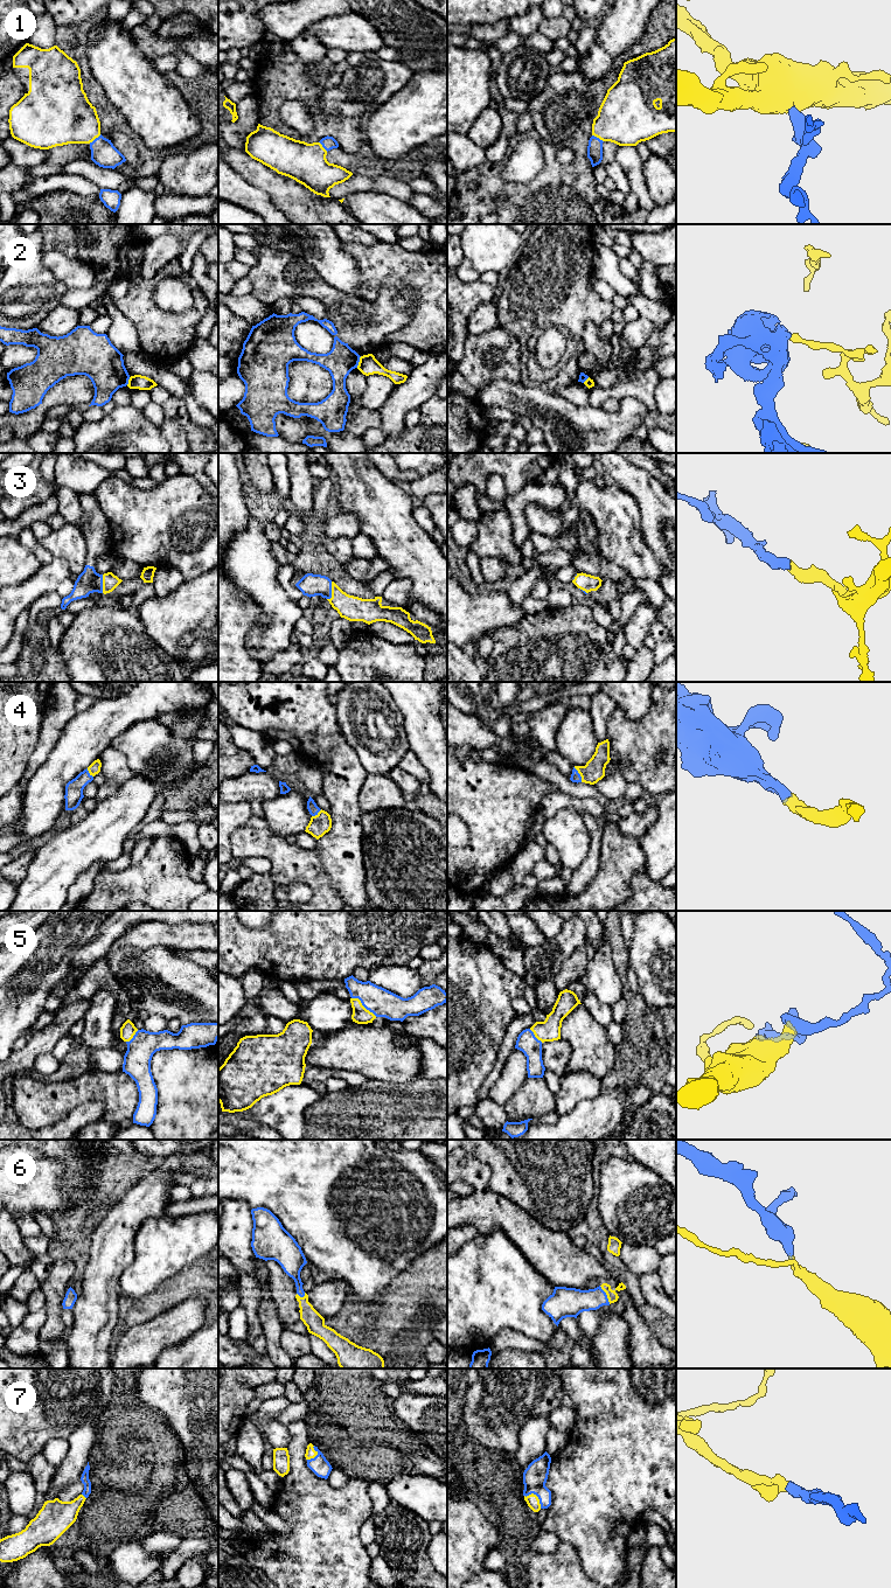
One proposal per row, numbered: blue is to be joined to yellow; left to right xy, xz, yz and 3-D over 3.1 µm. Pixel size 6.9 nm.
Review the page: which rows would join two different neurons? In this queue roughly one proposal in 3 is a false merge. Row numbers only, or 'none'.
2

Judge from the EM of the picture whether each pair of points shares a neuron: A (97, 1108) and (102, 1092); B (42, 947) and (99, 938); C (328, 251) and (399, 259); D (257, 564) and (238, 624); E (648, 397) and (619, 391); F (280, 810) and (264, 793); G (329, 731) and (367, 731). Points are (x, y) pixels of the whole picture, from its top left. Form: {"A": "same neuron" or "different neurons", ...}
{"A": "different neurons", "B": "different neurons", "C": "different neurons", "D": "different neurons", "E": "same neuron", "F": "different neurons", "G": "different neurons"}

